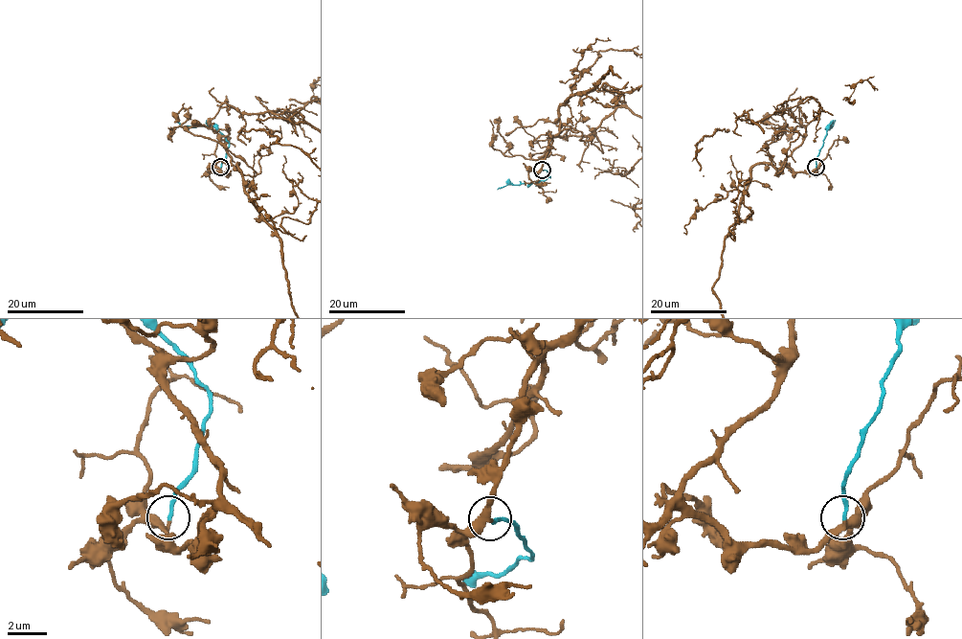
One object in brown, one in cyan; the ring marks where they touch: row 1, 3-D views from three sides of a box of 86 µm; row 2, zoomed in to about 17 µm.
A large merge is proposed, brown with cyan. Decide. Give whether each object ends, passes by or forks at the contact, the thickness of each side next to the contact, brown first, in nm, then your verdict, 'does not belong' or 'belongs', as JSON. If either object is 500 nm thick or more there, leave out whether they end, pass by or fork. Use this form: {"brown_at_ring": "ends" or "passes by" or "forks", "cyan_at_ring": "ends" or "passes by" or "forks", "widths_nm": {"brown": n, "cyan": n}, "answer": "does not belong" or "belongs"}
{"brown_at_ring": "passes by", "cyan_at_ring": "ends", "widths_nm": {"brown": 240, "cyan": 200}, "answer": "belongs"}

